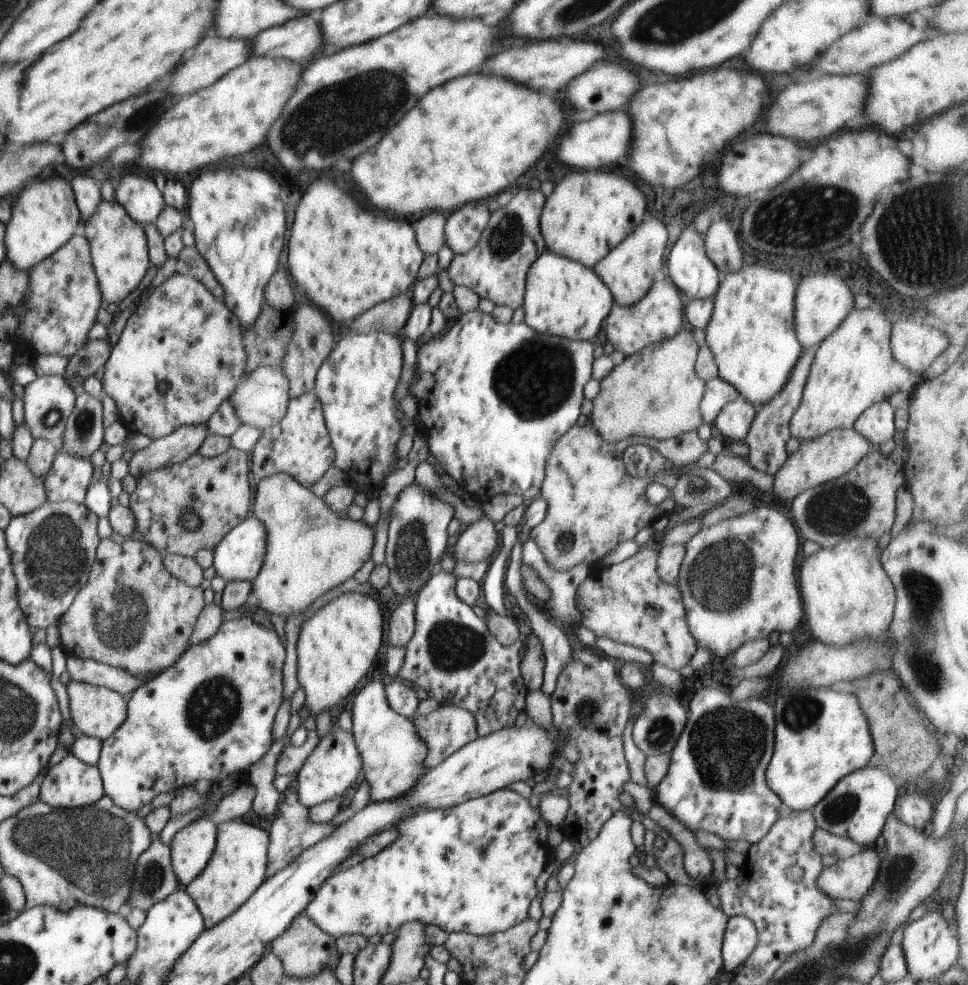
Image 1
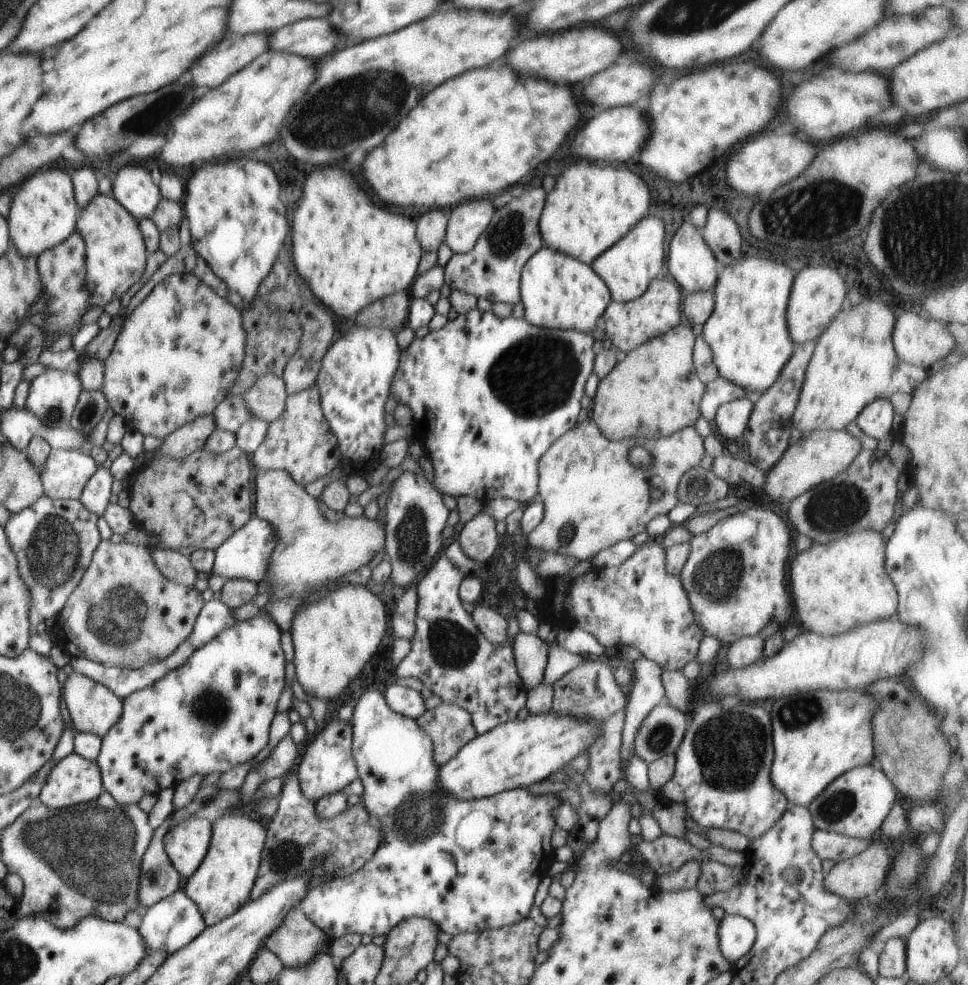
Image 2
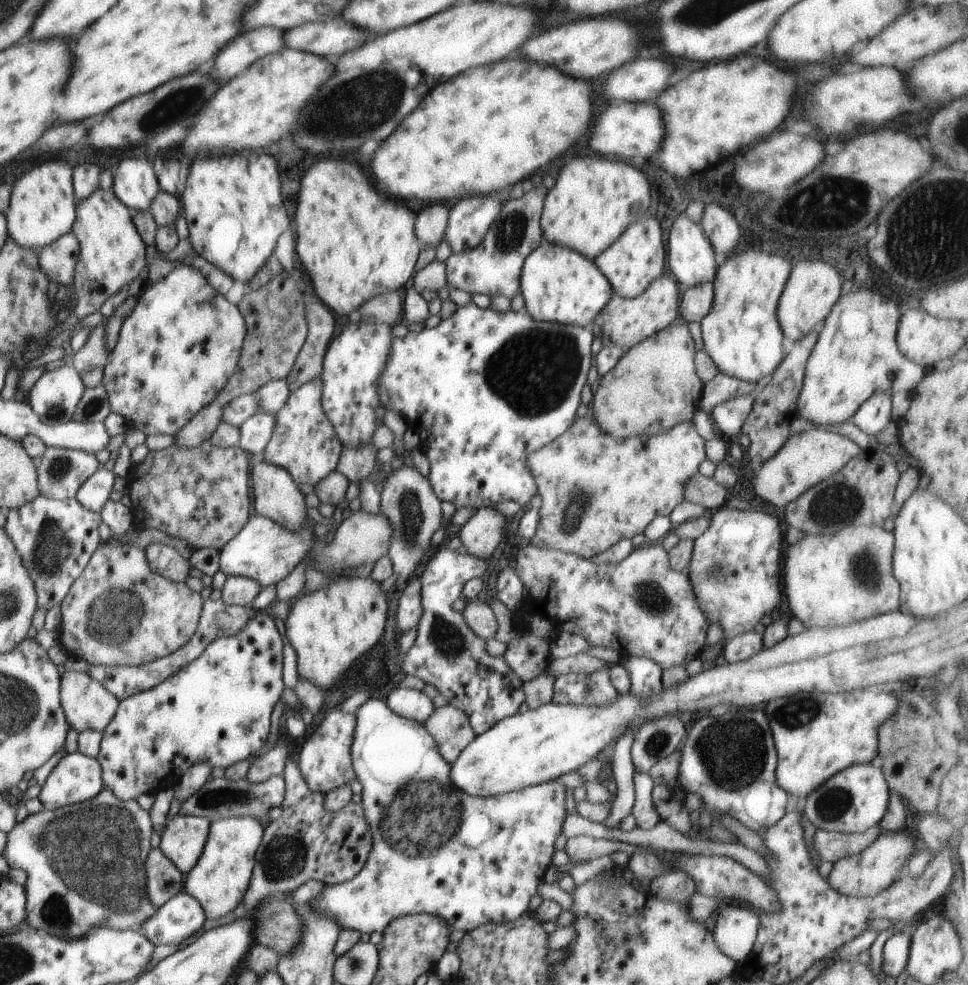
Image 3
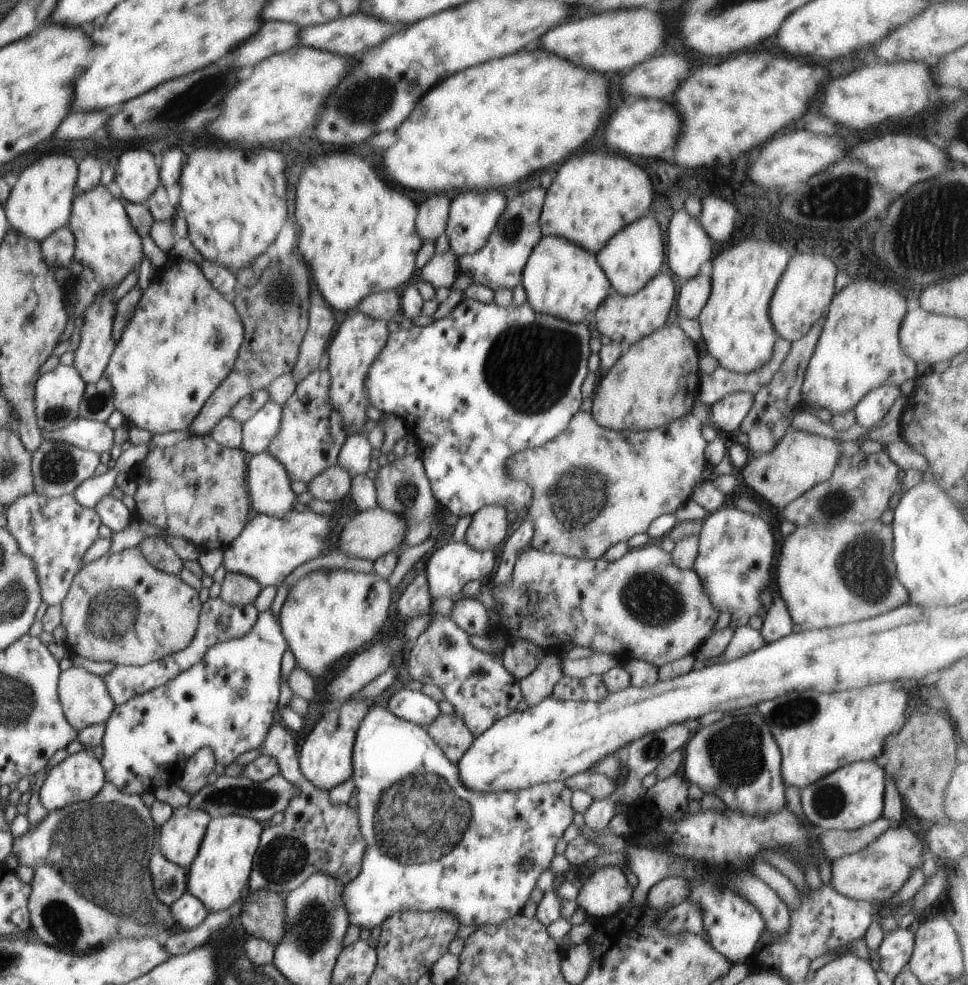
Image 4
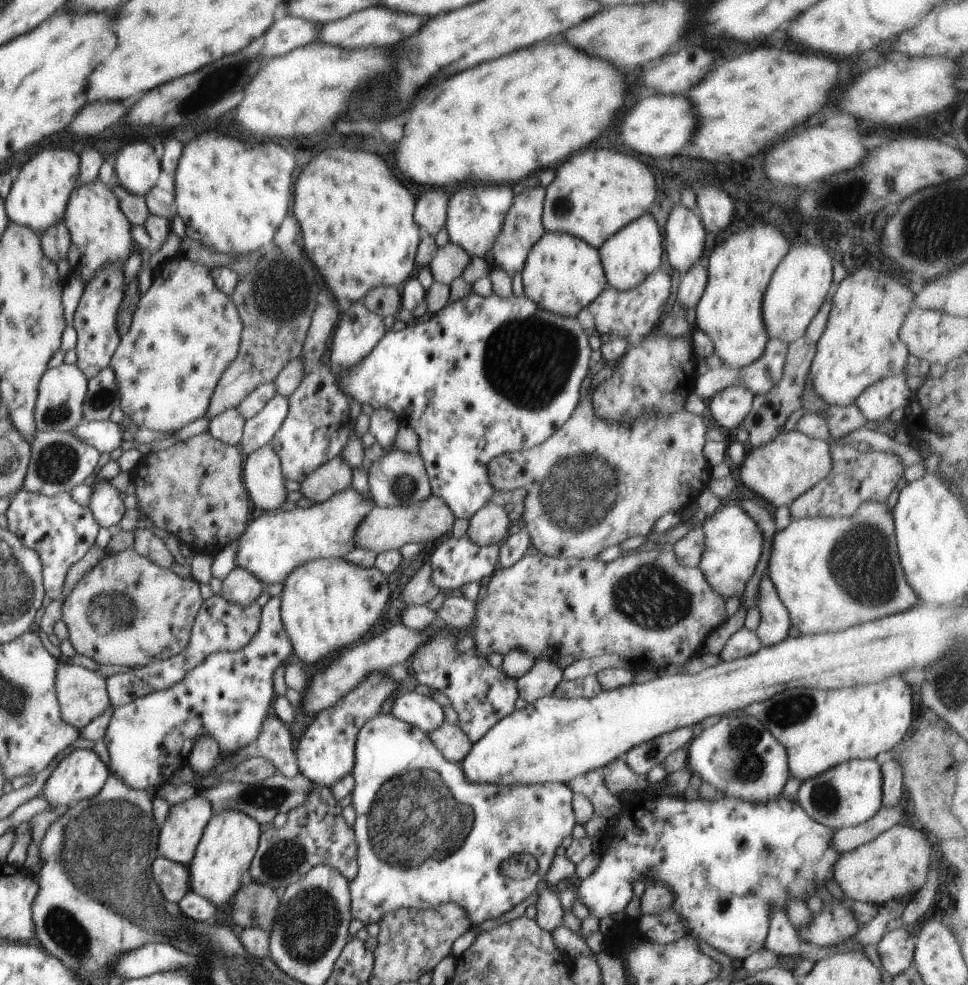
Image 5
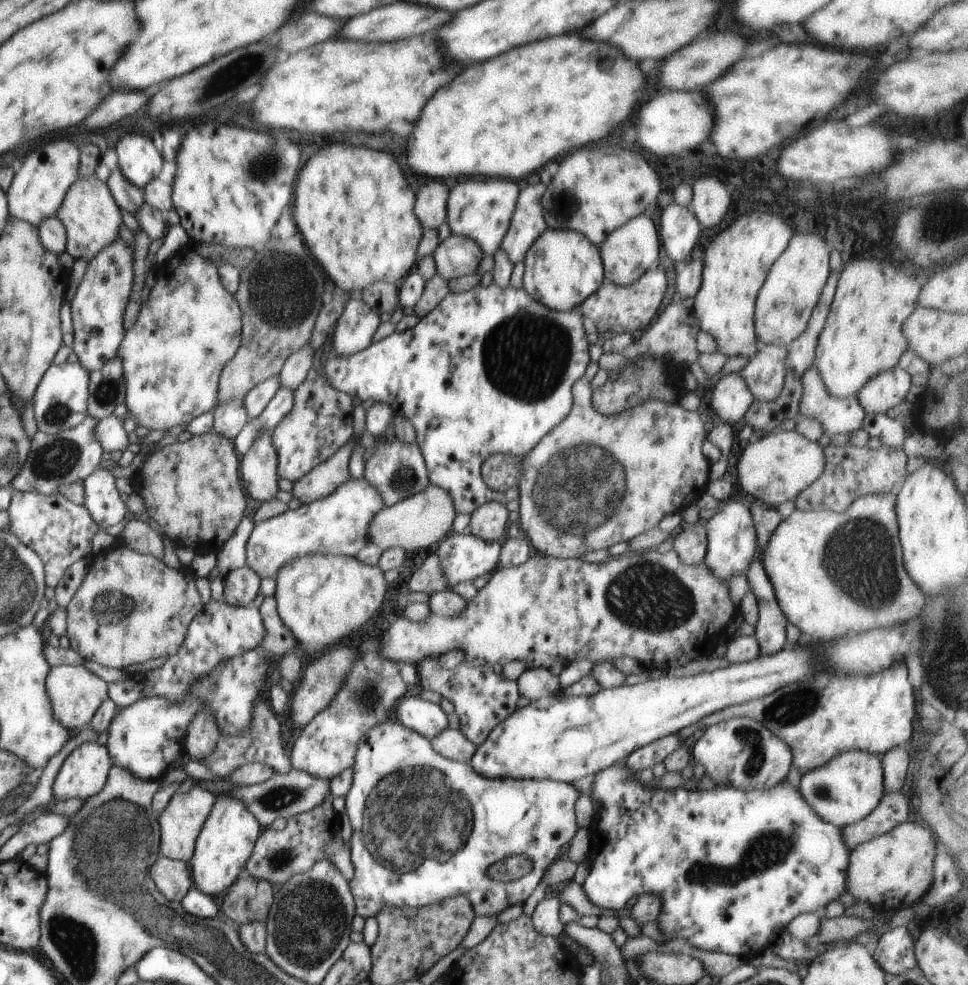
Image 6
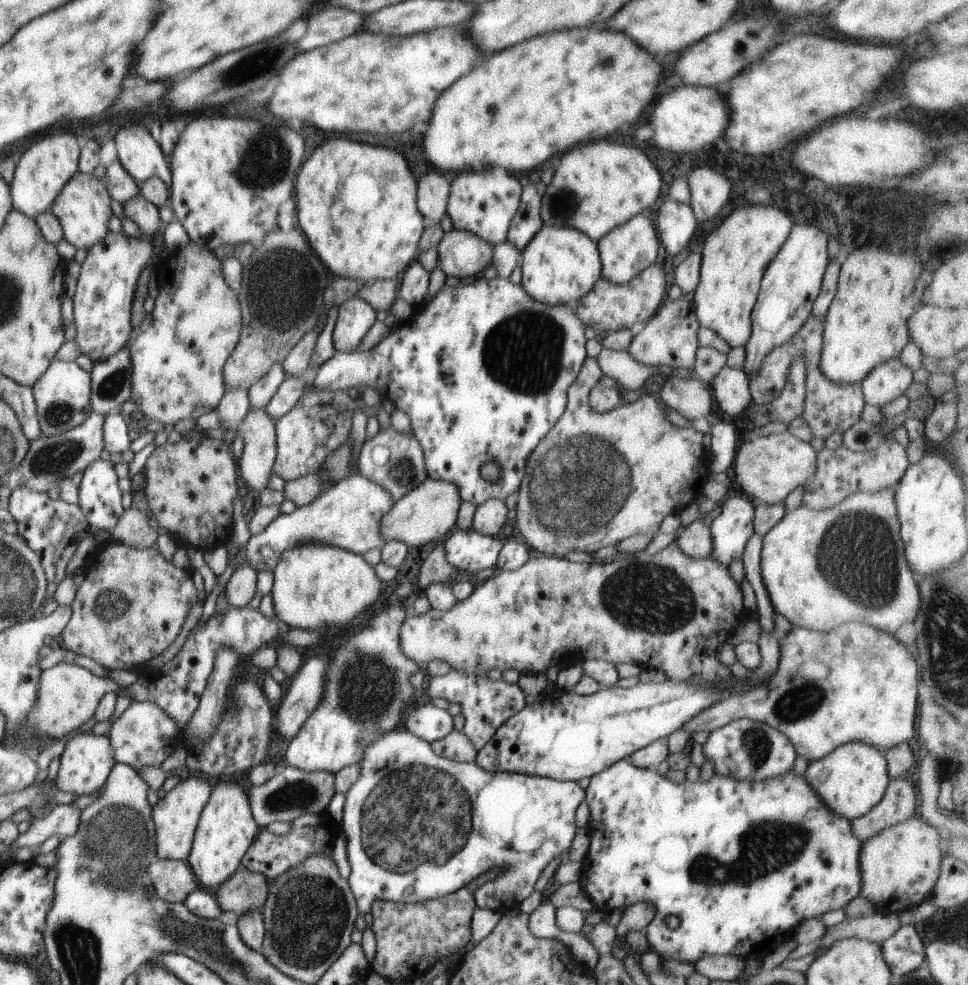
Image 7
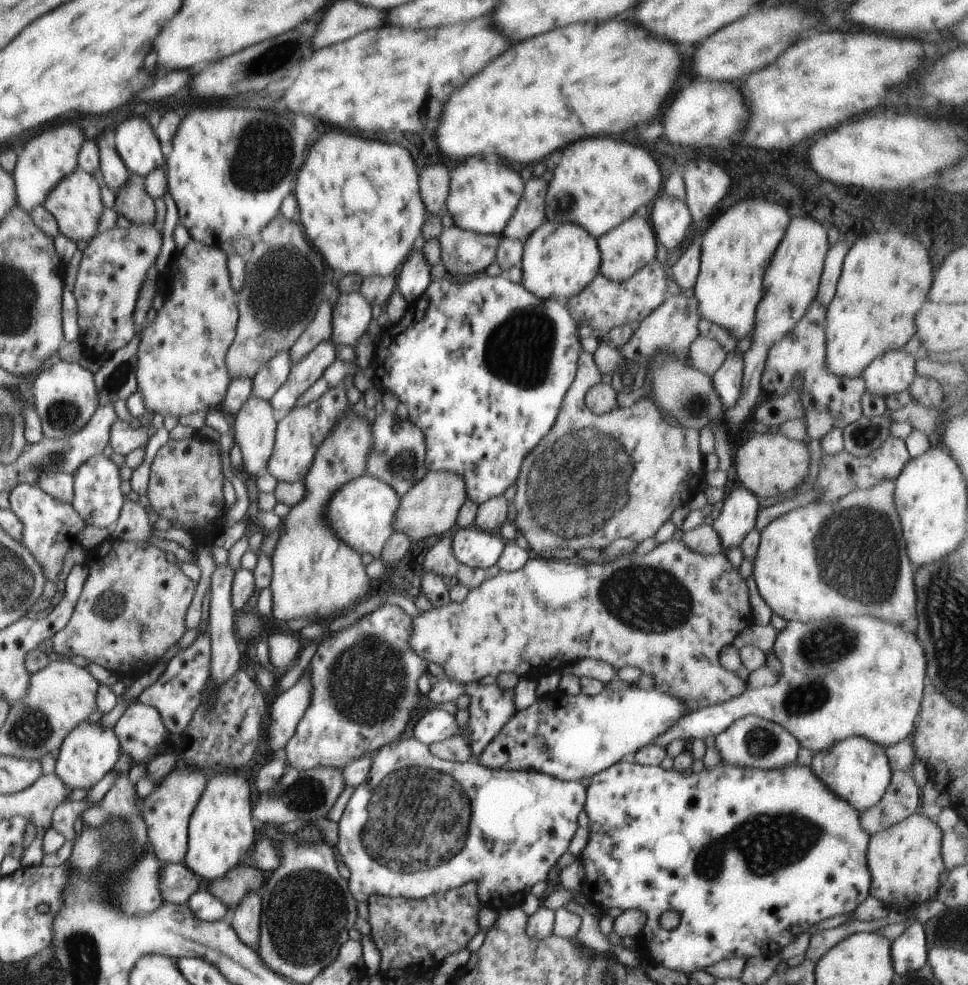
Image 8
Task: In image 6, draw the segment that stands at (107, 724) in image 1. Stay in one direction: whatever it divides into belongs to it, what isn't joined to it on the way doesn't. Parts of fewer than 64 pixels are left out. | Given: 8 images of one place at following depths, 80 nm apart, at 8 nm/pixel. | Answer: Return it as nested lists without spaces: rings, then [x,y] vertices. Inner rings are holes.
[[[62,665],[50,668],[45,689],[51,704],[52,716],[66,730],[76,731],[88,727],[95,710],[109,697],[108,685],[83,665]]]

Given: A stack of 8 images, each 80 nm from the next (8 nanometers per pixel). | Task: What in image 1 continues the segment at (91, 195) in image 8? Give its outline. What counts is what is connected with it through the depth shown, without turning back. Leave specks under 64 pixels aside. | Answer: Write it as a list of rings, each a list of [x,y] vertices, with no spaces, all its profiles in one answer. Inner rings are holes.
[[[102,198],[95,213],[85,220],[79,230],[89,242],[91,263],[98,286],[106,304],[120,303],[132,292],[150,266],[150,257],[145,230],[134,222],[126,209],[116,200]]]

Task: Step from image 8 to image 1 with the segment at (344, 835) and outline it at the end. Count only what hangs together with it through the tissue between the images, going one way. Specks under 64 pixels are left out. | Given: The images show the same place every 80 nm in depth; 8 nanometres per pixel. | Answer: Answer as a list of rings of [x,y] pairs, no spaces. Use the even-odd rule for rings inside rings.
[[[373,681],[364,686],[352,704],[352,730],[362,761],[361,779],[370,786],[370,802],[393,801],[404,797],[416,786],[428,769],[425,758],[428,747],[419,737],[413,720],[392,710],[385,686]],[[508,788],[490,792],[490,794],[485,794],[478,798],[471,798],[466,802],[461,802],[446,809],[421,809],[419,812],[404,817],[397,822],[397,839],[394,839],[387,847],[384,847],[374,856],[368,857],[366,860],[360,861],[358,864],[350,866],[350,868],[324,881],[316,891],[314,898],[306,905],[304,914],[316,926],[319,926],[320,930],[335,939],[340,936],[346,936],[346,934],[362,934],[366,938],[370,938],[370,936],[383,937],[385,934],[394,934],[403,924],[412,921],[423,922],[425,925],[435,924],[448,934],[489,935],[504,932],[529,918],[528,908],[530,908],[530,902],[538,895],[536,880],[542,874],[542,870],[553,860],[554,848],[548,843],[549,827],[550,824],[544,821],[540,815],[539,807],[531,808],[527,798]]]

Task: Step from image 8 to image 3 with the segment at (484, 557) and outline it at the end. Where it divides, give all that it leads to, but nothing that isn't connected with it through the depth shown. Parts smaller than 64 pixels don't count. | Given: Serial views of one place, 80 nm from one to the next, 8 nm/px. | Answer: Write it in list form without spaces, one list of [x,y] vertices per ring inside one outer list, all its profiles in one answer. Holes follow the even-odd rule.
[[[440,547],[424,562],[420,570],[421,578],[421,603],[423,613],[417,626],[415,643],[404,656],[404,672],[408,676],[416,676],[425,684],[432,684],[439,690],[439,694],[458,710],[464,711],[476,735],[486,732],[503,718],[518,713],[520,704],[525,701],[523,680],[509,667],[503,656],[492,657],[485,648],[485,640],[478,638],[473,630],[468,628],[460,611],[454,611],[452,604],[457,598],[462,597],[463,586],[470,580],[480,577],[486,572],[488,563],[483,558],[472,556],[464,548],[458,551],[450,547]]]

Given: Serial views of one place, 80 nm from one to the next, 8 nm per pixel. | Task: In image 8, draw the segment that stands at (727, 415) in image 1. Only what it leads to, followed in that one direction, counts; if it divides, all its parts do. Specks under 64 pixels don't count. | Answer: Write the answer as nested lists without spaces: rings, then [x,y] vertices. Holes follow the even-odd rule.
[[[735,350],[729,352],[724,364],[720,366],[711,378],[726,411],[737,401],[741,393],[743,354]]]

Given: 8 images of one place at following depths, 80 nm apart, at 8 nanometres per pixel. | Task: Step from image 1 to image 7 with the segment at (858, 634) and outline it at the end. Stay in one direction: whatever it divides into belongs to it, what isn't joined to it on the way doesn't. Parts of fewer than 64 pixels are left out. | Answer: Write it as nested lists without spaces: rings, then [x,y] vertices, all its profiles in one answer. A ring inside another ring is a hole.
[[[895,488],[876,492],[855,492],[848,495],[839,505],[829,509],[816,510],[801,505],[789,511],[763,536],[760,574],[773,610],[787,618],[792,627],[804,627],[821,633],[828,633],[830,628],[834,628],[838,624],[836,618],[866,616],[866,622],[870,622],[870,626],[886,630],[890,634],[894,634],[904,624],[912,624],[920,610],[920,591],[918,579],[905,557],[900,529]],[[862,584],[868,588],[868,592],[862,592]],[[890,596],[894,596],[894,600],[900,604],[892,606]],[[868,614],[874,620],[868,620]]]

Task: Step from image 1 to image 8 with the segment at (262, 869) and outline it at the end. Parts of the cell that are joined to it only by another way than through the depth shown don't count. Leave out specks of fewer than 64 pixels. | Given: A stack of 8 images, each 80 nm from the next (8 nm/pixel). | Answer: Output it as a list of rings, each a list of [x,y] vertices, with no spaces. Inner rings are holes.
[[[230,770],[207,777],[206,786],[189,820],[184,862],[202,878],[203,883],[223,877],[248,856],[248,848],[254,846],[259,835],[252,822],[252,811],[252,790],[246,778]]]

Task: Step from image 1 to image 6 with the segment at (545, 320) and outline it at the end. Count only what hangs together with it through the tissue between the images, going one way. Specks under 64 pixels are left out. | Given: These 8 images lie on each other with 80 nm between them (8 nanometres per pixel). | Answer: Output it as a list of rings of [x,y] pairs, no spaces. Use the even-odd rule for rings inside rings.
[[[547,229],[533,242],[524,258],[523,289],[551,311],[578,308],[605,280],[599,245],[568,229]]]

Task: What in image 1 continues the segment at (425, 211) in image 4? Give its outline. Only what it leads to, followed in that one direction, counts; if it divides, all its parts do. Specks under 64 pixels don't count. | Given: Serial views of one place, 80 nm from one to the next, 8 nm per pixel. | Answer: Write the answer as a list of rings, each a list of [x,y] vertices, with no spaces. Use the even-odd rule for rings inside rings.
[[[428,214],[413,223],[415,237],[420,250],[426,255],[436,255],[445,244],[445,224],[447,215]]]

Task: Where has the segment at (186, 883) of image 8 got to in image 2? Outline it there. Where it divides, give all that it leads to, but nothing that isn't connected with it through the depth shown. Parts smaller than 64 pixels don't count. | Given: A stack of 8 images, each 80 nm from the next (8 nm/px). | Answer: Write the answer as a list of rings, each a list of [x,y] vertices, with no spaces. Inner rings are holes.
[[[173,809],[172,814],[153,831],[153,837],[147,851],[143,854],[141,860],[141,873],[139,876],[139,906],[142,906],[143,911],[151,906],[158,904],[161,900],[174,894],[178,889],[183,887],[183,879],[181,874],[174,868],[171,860],[168,858],[165,846],[164,837],[173,824],[173,814],[176,810]]]

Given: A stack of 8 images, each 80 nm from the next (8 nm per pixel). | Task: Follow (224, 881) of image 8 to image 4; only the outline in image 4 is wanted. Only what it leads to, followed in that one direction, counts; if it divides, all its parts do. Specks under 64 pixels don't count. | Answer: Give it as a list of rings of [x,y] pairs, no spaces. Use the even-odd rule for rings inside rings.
[[[260,889],[256,892],[244,893],[243,905],[239,915],[242,928],[246,930],[249,935],[258,937],[276,946],[284,934],[285,922],[285,904],[282,894],[272,892],[271,890]]]

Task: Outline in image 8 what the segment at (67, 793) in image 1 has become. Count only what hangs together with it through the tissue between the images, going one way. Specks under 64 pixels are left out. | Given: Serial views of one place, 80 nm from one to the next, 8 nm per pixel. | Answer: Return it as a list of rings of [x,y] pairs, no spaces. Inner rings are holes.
[[[83,720],[62,741],[56,759],[55,773],[72,791],[75,788],[92,788],[101,778],[115,768],[121,755],[121,746],[114,728],[102,727]]]

